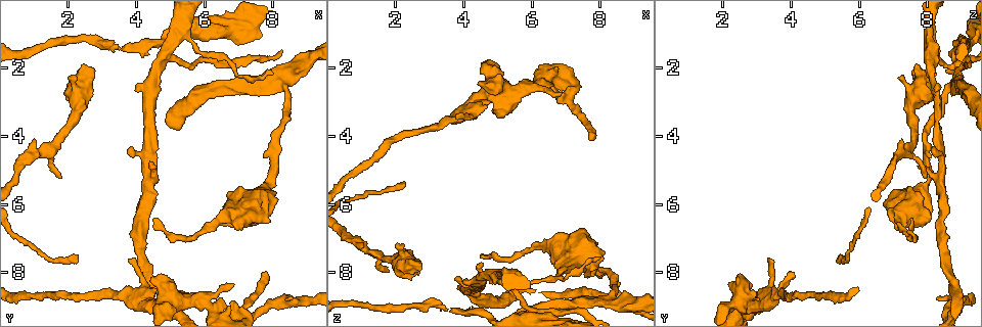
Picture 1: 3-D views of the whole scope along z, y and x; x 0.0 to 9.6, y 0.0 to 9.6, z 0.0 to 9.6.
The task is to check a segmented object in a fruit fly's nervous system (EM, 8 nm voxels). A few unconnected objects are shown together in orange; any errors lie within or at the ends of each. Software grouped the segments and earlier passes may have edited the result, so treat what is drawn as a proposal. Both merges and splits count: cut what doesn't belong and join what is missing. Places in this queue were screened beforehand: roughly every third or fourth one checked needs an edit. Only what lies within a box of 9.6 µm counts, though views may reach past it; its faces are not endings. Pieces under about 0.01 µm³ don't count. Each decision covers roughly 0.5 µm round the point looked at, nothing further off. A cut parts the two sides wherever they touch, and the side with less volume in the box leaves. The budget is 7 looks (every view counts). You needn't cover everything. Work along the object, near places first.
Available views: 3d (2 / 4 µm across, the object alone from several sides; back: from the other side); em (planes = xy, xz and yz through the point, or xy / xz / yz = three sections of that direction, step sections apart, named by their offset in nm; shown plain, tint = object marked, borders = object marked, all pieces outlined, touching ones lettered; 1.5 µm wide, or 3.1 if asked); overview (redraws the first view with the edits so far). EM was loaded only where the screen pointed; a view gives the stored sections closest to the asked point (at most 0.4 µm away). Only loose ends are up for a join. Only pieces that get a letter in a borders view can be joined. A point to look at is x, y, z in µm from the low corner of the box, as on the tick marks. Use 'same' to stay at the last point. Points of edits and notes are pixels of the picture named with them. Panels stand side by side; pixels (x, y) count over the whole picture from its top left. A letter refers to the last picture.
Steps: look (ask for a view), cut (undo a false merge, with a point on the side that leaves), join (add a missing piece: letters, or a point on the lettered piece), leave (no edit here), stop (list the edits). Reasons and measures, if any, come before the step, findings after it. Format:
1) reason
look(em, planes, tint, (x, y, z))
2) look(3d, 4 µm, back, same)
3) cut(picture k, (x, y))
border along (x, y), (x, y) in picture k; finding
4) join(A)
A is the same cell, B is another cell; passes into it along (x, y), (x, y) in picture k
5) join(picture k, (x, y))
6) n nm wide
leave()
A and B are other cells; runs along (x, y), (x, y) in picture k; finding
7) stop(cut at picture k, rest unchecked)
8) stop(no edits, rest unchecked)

thick turns thin
look(em, xz, step 8, tint, (6.15, 8.75, 2.60))

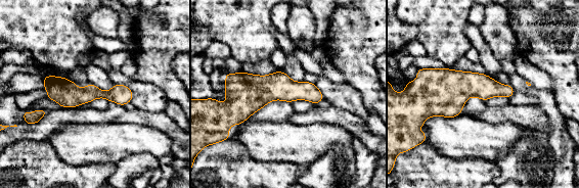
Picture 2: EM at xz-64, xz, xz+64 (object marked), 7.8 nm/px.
another direction
look(em, planes, tint, same)

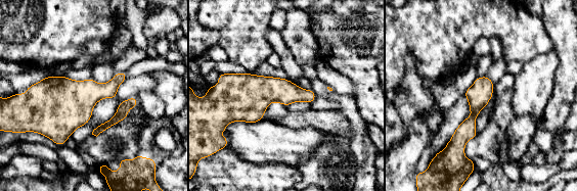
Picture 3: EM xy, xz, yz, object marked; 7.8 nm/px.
see the neighbours
look(em, planes, borders, same)

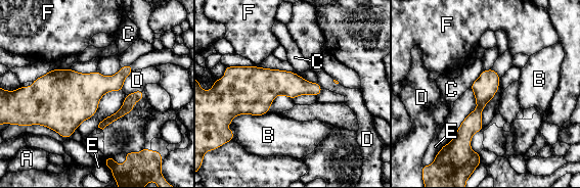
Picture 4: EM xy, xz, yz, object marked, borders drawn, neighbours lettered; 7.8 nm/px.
190 nm wide; B touches over 320 nm
cut(picture 4, (473, 123))
A, B, C, D, E and F are other cells; two cells meet here

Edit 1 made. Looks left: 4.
look(overview)

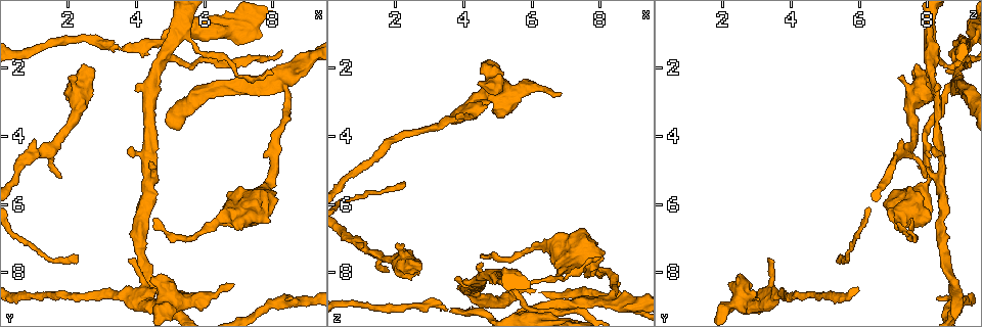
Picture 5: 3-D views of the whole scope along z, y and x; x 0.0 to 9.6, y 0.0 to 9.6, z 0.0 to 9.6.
an open end
look(3d, 2 µm, (4.50, 4.85, 7.65))

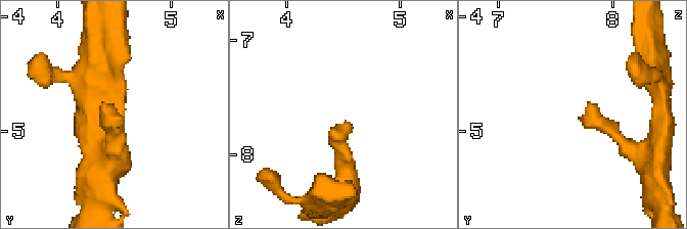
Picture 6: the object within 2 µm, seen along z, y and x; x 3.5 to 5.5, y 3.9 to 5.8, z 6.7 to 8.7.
shape alone is not enough
look(em, planes, borders, (4.54, 4.88, 7.72))

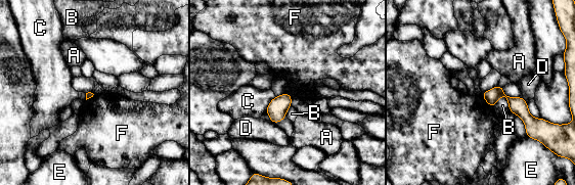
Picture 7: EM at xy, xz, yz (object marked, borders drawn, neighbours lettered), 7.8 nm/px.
leave()
A, B, C, D, E and F are other cells; runs along (485, 94), (504, 95), (536, 127) in picture 7; none of them fits

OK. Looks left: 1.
stop(cut at picture 4, rest unchecked)

